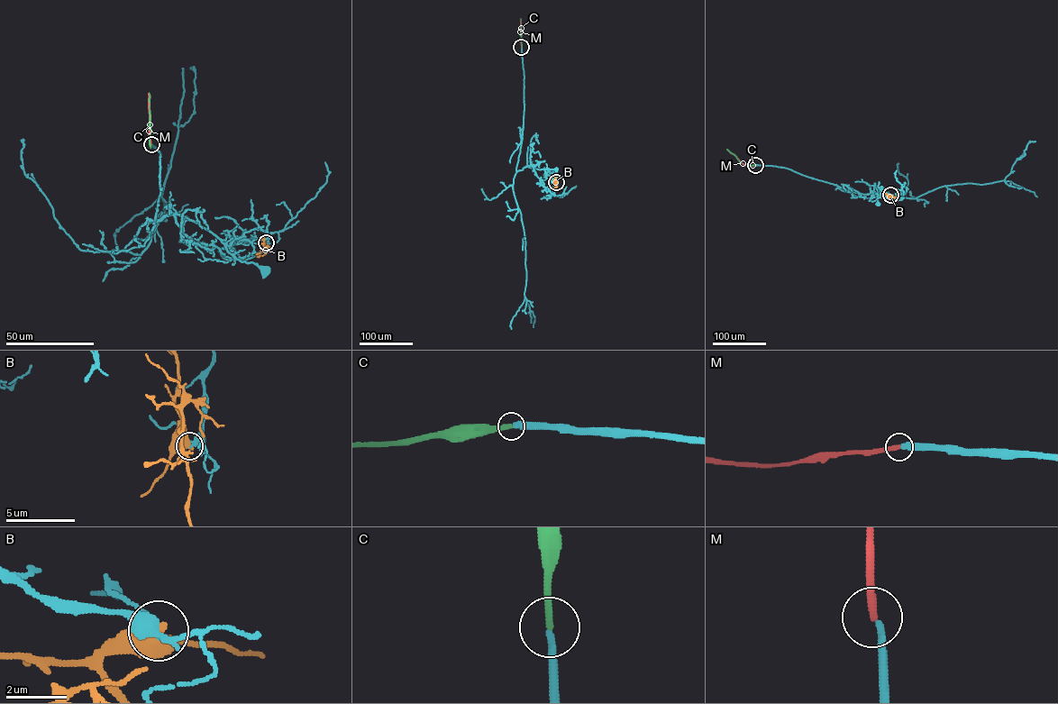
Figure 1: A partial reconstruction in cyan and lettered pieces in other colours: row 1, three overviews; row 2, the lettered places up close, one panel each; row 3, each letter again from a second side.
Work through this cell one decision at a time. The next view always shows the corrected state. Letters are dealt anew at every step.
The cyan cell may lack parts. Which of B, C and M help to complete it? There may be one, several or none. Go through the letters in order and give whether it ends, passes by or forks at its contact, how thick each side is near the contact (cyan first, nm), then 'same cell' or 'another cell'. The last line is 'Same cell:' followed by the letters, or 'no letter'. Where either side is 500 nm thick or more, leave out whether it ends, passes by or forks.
B: 300/600 nm | another cell
C: it ends | 320/260 nm | same cell
M: it ends | 320/280 nm | another cell
Same cell: C

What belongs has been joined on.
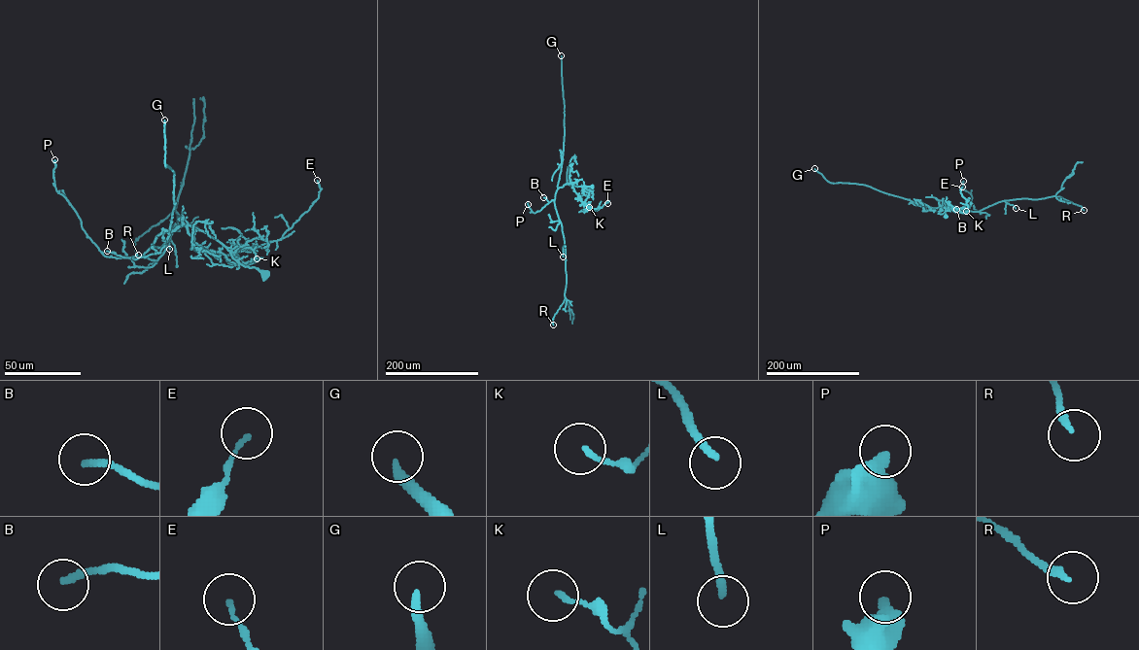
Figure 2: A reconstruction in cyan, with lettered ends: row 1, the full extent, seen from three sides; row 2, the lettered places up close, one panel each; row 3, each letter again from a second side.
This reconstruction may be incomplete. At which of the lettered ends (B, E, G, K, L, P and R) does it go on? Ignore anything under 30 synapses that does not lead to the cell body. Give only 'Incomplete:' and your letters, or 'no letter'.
Incomplete: G, L

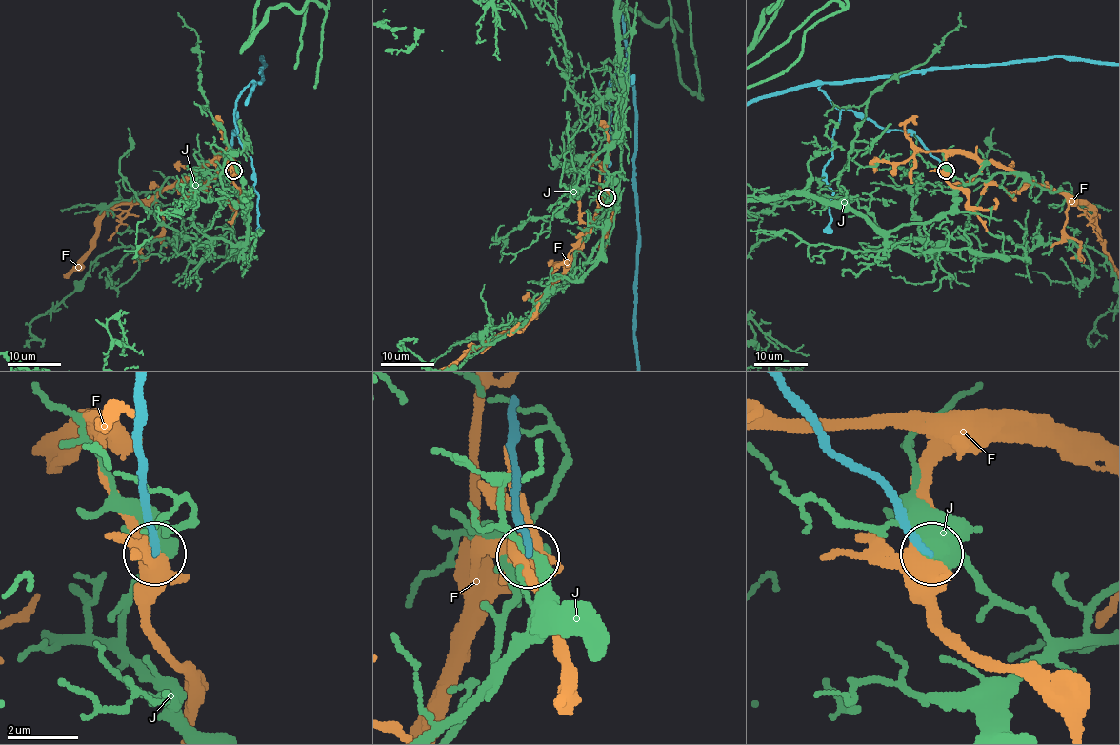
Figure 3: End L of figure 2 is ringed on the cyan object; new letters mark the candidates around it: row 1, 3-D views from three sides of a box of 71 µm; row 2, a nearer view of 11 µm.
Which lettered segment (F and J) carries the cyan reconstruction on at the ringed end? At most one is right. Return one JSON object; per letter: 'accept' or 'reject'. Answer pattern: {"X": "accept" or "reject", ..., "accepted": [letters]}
{"F": "reject", "J": "reject", "accepted": []}

